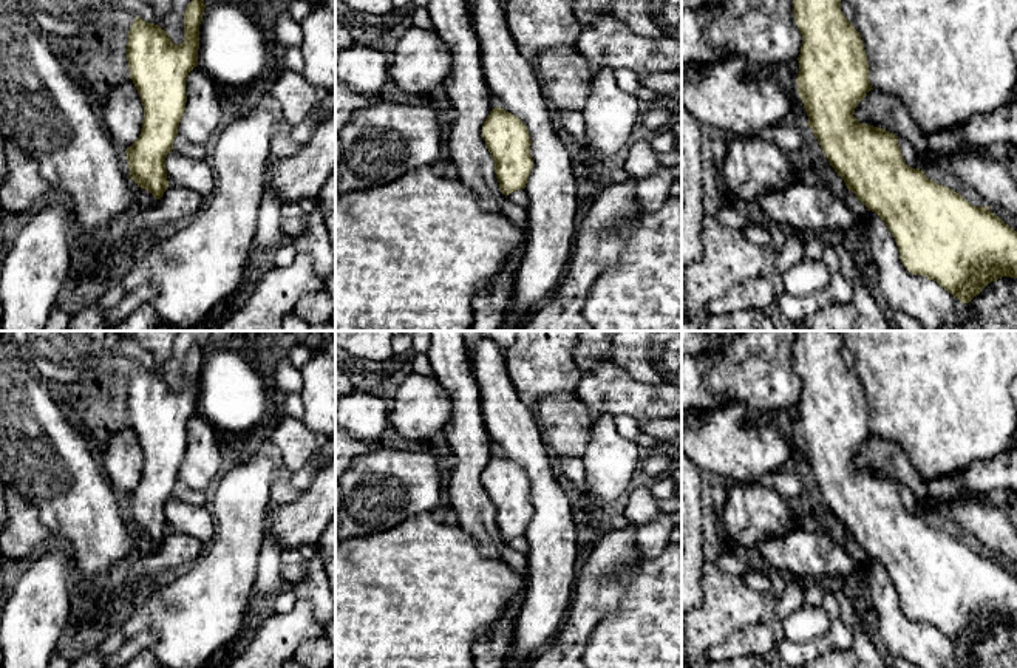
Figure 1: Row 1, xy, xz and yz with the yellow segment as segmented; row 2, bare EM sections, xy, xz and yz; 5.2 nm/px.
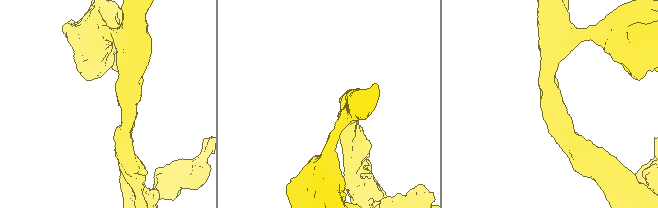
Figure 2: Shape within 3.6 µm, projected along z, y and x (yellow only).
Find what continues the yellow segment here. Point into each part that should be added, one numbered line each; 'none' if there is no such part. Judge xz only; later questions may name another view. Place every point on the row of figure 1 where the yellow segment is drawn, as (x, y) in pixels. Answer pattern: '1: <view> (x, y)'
none

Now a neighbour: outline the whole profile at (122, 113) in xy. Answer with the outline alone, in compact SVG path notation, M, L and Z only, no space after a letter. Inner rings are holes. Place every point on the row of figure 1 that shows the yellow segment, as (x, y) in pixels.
M131 79L110 90L99 116L121 152L133 145L141 135L144 105Z

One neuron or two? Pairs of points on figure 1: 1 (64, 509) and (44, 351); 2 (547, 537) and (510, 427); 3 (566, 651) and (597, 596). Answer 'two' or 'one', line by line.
1: two
2: one
3: one

